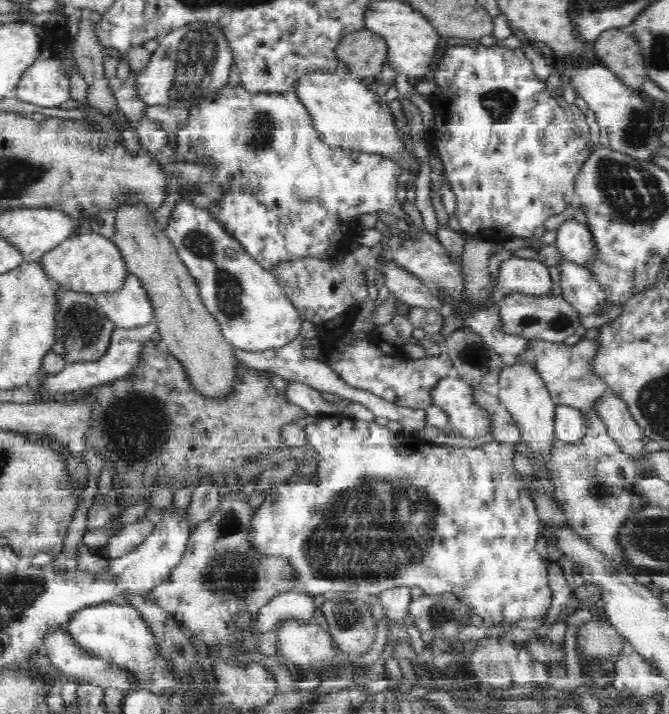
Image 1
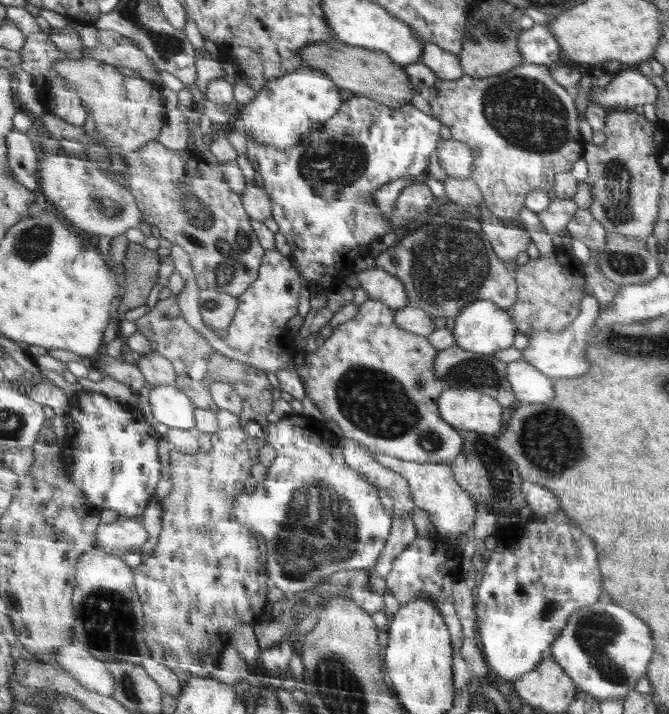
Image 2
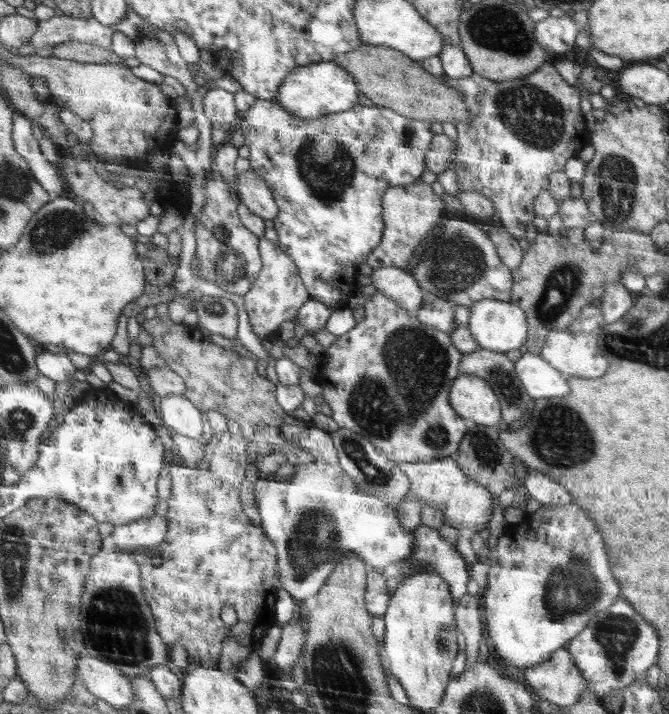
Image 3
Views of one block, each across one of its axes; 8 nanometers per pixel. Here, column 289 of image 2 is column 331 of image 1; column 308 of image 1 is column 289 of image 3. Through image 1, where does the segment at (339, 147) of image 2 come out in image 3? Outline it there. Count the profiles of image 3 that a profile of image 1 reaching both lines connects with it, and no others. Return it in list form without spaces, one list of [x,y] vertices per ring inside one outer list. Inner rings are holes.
[[[258,99],[257,102],[248,108],[247,117],[240,122],[240,130],[246,136],[246,146],[250,148],[251,170],[257,175],[260,175],[271,187],[276,197],[277,206],[280,213],[273,219],[274,230],[278,234],[278,246],[285,252],[294,262],[299,272],[300,280],[304,283],[306,290],[312,299],[318,299],[320,302],[326,303],[334,310],[344,307],[347,300],[359,292],[360,284],[357,282],[359,276],[358,266],[366,262],[366,256],[369,256],[380,244],[382,238],[382,230],[384,230],[384,220],[382,217],[382,195],[392,186],[406,186],[406,184],[413,184],[418,180],[418,176],[424,172],[426,166],[426,154],[429,153],[432,145],[432,126],[428,120],[408,120],[404,115],[397,114],[396,111],[389,107],[375,106],[361,106],[357,104],[353,109],[335,114],[328,114],[316,119],[298,118],[293,112],[286,111],[282,104],[276,103],[275,100]]]

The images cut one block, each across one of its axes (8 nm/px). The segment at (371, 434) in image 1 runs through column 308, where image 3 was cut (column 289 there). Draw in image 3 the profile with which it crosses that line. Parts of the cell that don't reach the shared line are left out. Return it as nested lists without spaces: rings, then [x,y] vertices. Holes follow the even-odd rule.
[[[312,428],[302,430],[302,434],[304,434],[304,436],[302,436],[300,440],[303,443],[303,450],[305,452],[310,452],[310,454],[314,456],[314,461],[305,465],[296,465],[295,472],[291,474],[289,478],[276,479],[275,477],[270,477],[258,479],[254,482],[254,496],[256,506],[258,506],[258,516],[260,516],[261,520],[260,527],[266,531],[266,536],[273,542],[273,545],[277,547],[279,552],[282,589],[286,590],[294,600],[297,600],[300,603],[310,596],[318,595],[318,592],[324,587],[326,580],[328,580],[328,577],[332,575],[332,572],[337,569],[337,566],[350,554],[361,556],[369,568],[382,571],[390,564],[399,562],[399,560],[408,558],[410,554],[414,554],[414,548],[416,548],[416,534],[414,533],[414,530],[406,529],[400,522],[400,518],[396,518],[394,510],[388,508],[388,504],[376,504],[376,502],[380,502],[381,499],[372,493],[363,491],[357,483],[353,481],[353,478],[341,467],[340,456],[336,456],[337,450],[334,450],[335,446],[332,446],[333,438],[330,438],[330,434],[324,432],[324,430],[312,430]]]

